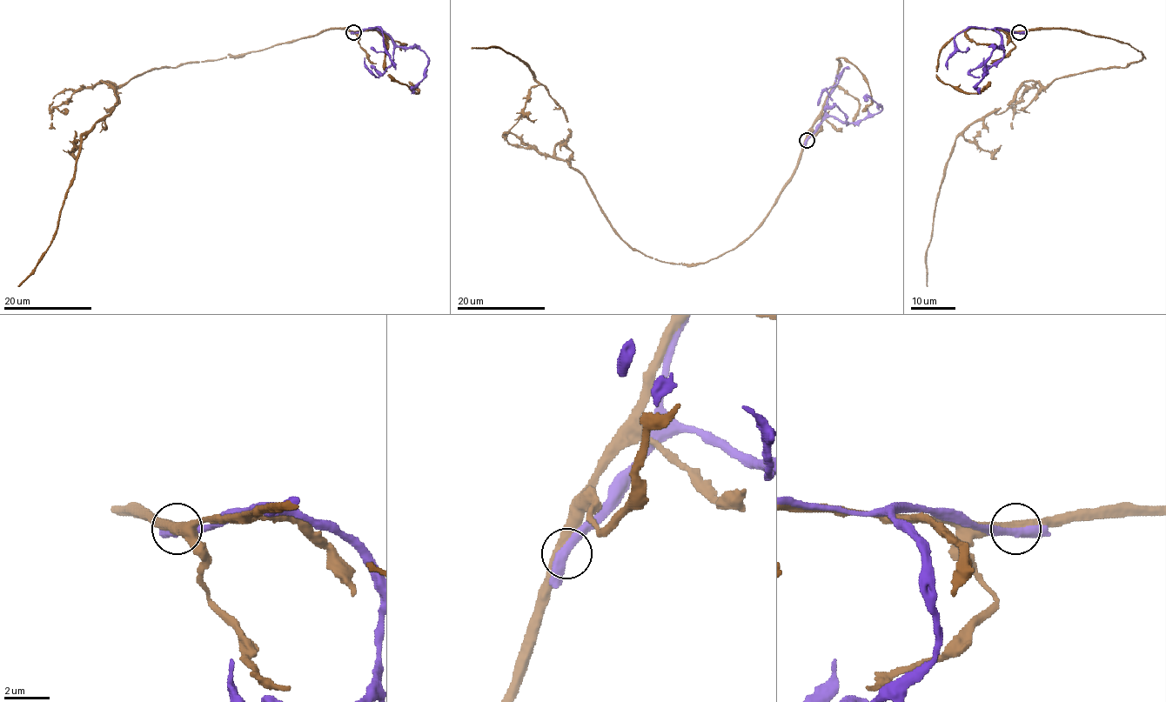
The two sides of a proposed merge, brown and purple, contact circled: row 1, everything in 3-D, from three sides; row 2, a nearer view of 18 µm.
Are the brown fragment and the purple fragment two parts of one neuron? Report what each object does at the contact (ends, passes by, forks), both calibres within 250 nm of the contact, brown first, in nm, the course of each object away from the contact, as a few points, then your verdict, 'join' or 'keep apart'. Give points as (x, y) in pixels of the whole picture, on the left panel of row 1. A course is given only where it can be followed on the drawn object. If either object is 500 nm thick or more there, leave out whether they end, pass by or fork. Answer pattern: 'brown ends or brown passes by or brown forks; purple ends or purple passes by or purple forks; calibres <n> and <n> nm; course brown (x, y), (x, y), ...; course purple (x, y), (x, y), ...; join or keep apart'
brown passes by; purple passes by; calibres 440 and 400 nm; course brown (353, 32), (324, 30), (149, 70), (117, 86), (101, 81), (117, 103), (81, 137), (55, 238), (18, 287); course purple (353, 32), (382, 30), (398, 45), (418, 48), (426, 56), (428, 59), (425, 77), (411, 93); keep apart

